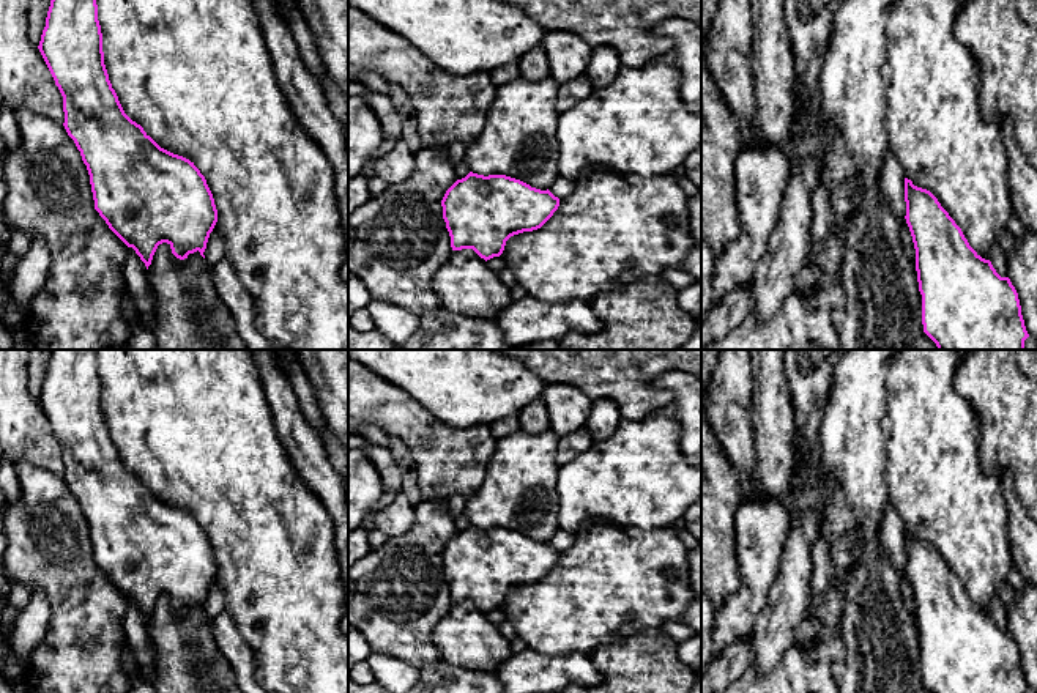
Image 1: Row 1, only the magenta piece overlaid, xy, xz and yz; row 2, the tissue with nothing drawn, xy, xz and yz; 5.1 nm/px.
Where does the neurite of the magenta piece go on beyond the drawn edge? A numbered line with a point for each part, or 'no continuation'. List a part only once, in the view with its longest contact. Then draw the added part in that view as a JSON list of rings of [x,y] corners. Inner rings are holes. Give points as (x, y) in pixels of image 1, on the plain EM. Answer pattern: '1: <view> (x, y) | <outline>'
1: xy (194, 426) | [[[96,350],[98,373],[102,386],[104,417],[112,441],[125,466],[140,477],[161,501],[189,512],[205,529],[217,562],[217,584],[227,598],[227,613],[235,627],[251,646],[258,684],[268,693],[348,693],[348,639],[340,630],[340,621],[348,613],[337,550],[334,521],[323,502],[307,487],[292,465],[281,444],[271,408],[254,362],[251,350]]]

